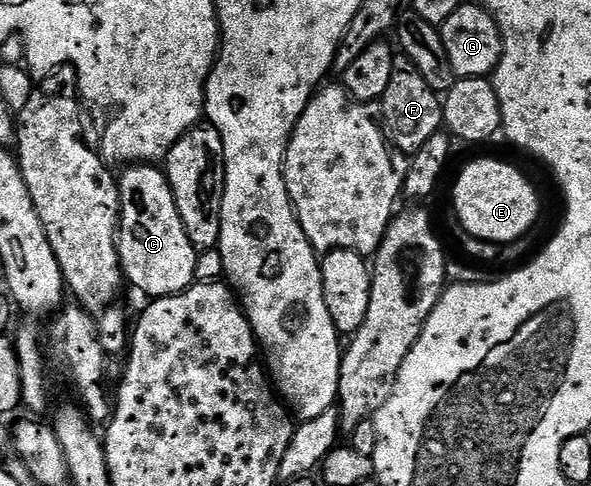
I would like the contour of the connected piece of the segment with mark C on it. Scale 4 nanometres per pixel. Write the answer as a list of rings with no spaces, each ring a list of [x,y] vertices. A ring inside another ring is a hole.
[[[130,164],[125,167],[126,170],[117,179],[118,195],[122,201],[122,216],[120,225],[118,227],[118,259],[122,262],[122,273],[125,281],[130,282],[142,294],[147,294],[147,299],[153,300],[155,298],[167,298],[173,294],[182,294],[185,290],[189,290],[191,286],[195,285],[194,273],[196,272],[196,260],[198,259],[199,251],[194,249],[192,240],[188,240],[188,232],[184,232],[184,220],[180,220],[180,212],[176,208],[176,200],[172,196],[172,188],[170,182],[166,178],[165,173],[157,165],[154,164]]]

